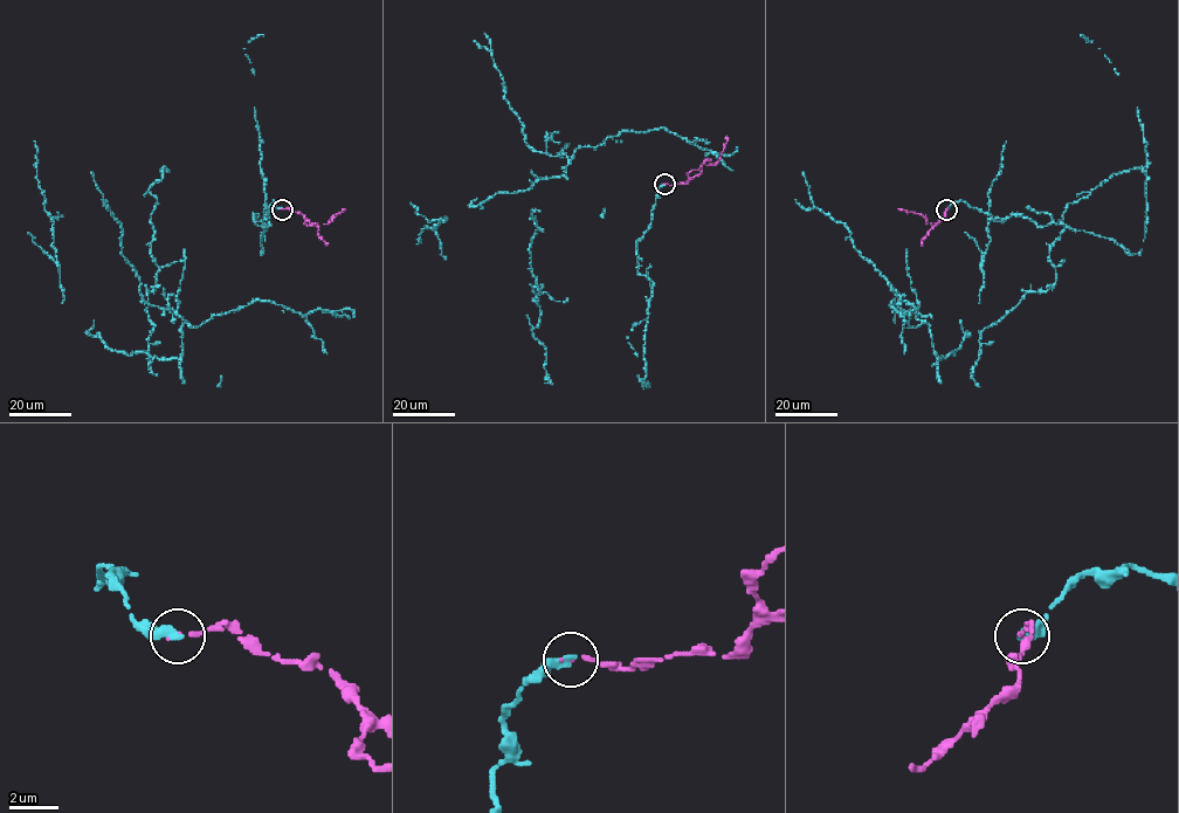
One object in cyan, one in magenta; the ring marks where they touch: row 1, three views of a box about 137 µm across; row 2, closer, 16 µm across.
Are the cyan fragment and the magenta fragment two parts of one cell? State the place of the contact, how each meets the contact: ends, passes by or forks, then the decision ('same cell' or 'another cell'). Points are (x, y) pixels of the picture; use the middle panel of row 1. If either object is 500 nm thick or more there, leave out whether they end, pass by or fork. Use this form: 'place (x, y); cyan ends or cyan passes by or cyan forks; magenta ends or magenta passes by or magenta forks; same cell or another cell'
place (664, 184); cyan ends; magenta ends; same cell

